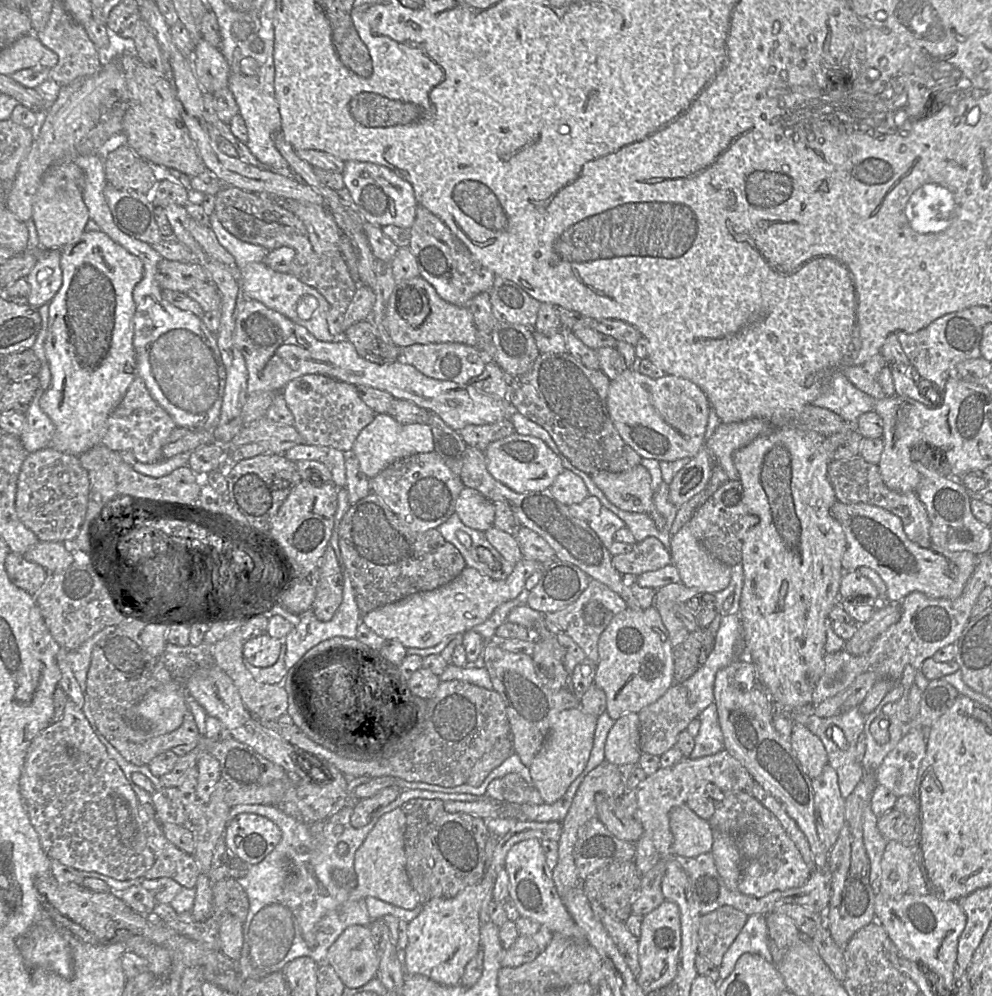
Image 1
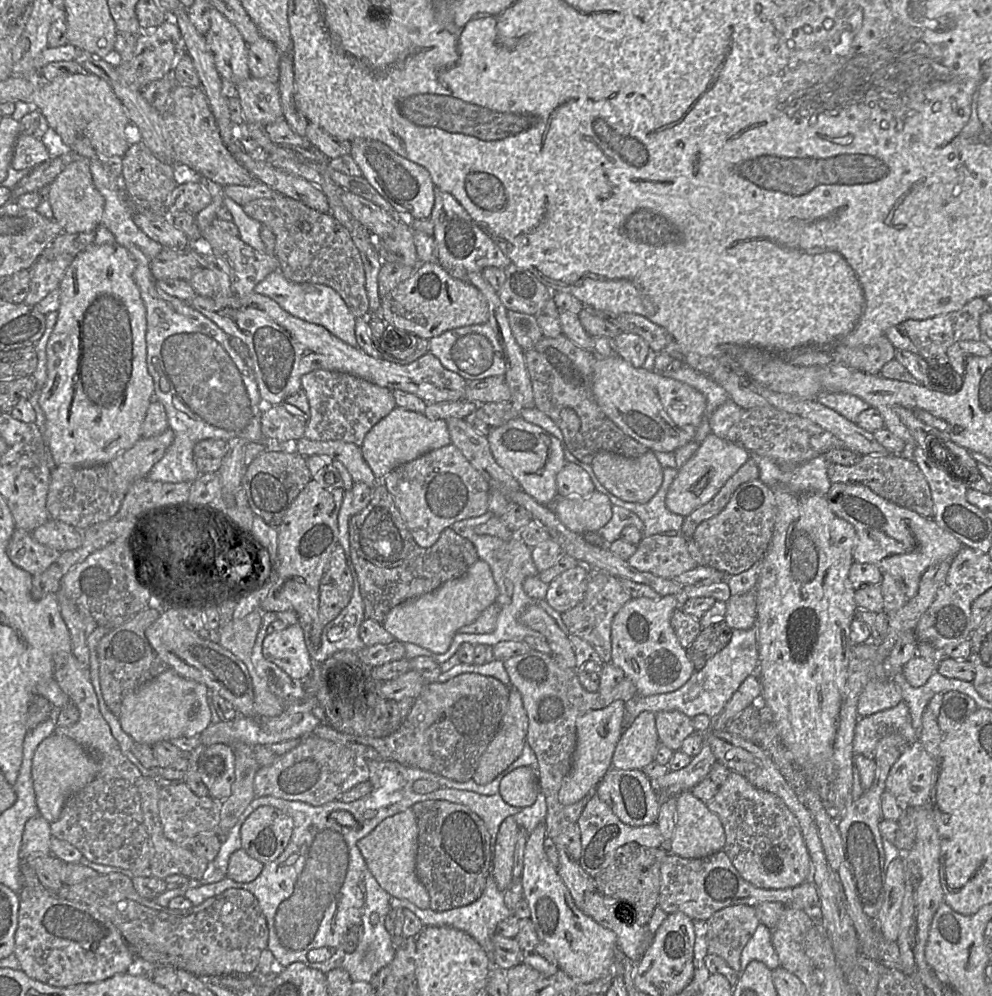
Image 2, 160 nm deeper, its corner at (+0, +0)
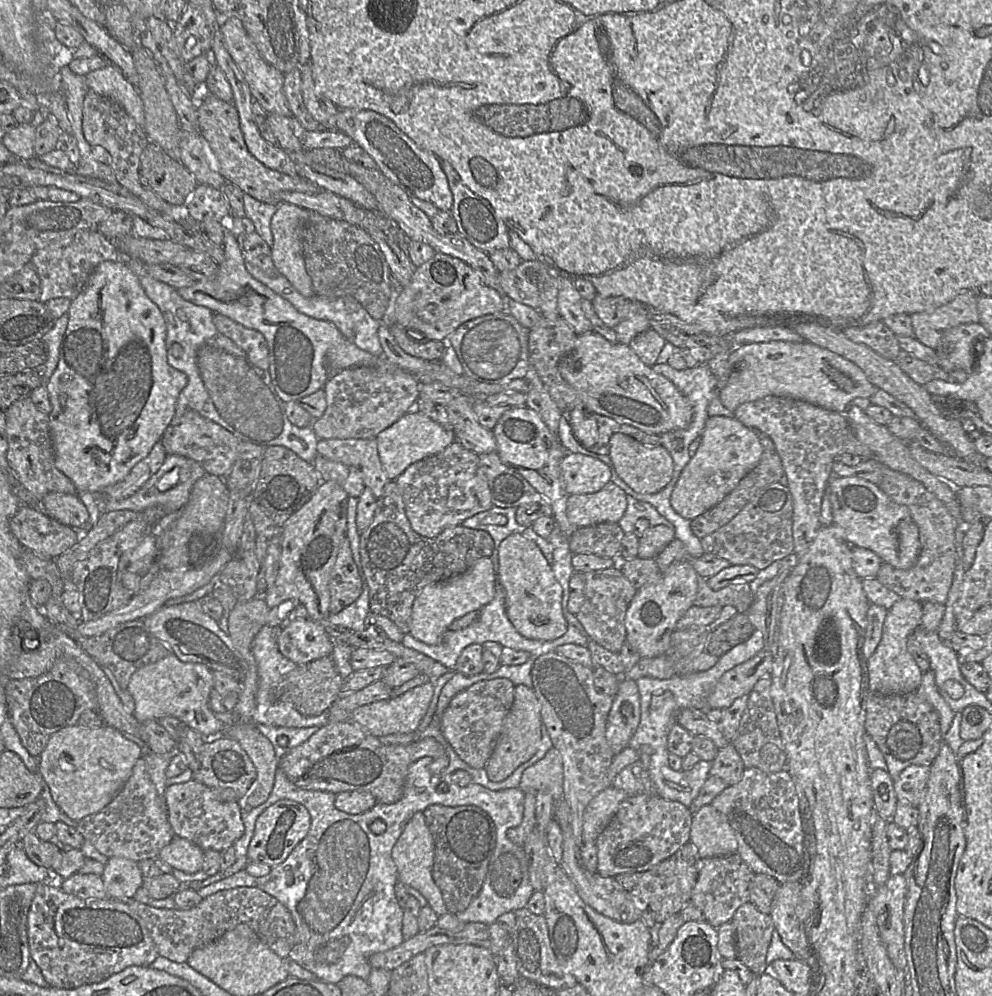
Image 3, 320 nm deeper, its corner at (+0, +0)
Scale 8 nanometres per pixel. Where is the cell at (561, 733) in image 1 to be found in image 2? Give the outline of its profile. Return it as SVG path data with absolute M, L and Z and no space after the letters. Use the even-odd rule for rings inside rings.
M617 700L600 710L586 712L576 720L576 747L572 755L572 767L563 779L558 793L559 802L568 806L580 801L588 791L597 788L613 767L612 758L623 733L626 702Z

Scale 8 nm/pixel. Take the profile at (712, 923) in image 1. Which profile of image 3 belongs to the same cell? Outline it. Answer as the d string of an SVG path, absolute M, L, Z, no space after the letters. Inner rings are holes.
M750 902L741 905L731 919L736 927L736 958L755 975L766 971L766 955L775 930L770 914L763 914Z

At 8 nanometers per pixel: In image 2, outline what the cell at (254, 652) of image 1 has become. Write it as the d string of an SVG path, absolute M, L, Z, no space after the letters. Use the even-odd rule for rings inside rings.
M299 623L267 634L263 640L262 654L293 679L308 678L314 669Z

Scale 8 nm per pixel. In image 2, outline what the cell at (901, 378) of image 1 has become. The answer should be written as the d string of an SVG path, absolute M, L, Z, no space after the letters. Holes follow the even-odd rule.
M895 349L896 359L918 381L930 390L944 394L954 394L962 385L962 376L958 374L945 351L947 362L942 359L942 365L923 359L918 353Z

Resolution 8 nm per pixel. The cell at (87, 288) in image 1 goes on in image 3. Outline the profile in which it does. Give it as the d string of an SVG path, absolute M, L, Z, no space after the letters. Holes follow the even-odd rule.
M106 261L99 264L91 274L85 288L70 304L68 324L65 331L57 367L46 382L51 404L49 429L54 451L55 465L75 485L77 491L100 492L104 487L123 480L131 469L148 456L154 445L161 441L165 430L175 417L177 399L185 388L187 376L169 365L167 361L166 325L164 317L141 287L137 277L124 261Z

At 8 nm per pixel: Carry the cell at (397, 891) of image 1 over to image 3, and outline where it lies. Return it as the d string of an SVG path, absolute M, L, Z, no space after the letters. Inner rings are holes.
M423 812L415 813L405 826L392 850L392 858L397 867L398 881L417 890L426 900L438 916L446 914L447 907L443 900L442 893L436 885L432 868L434 863L434 840L427 826Z

